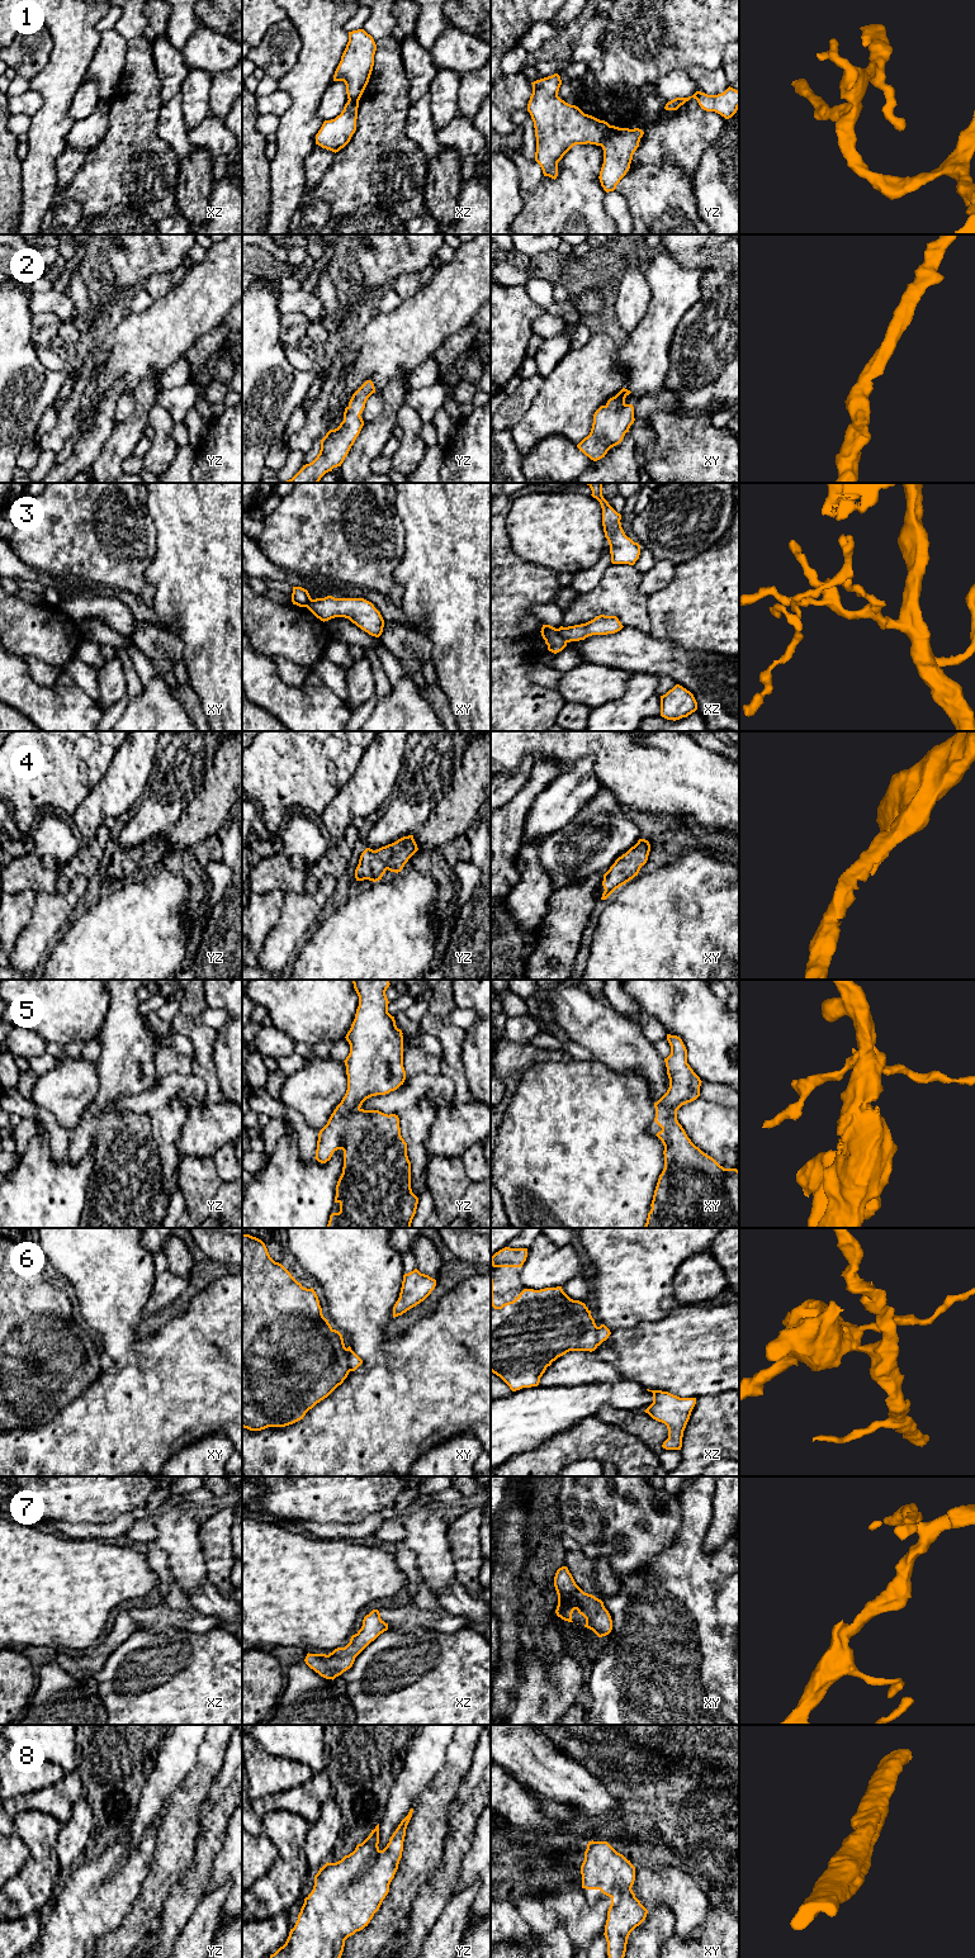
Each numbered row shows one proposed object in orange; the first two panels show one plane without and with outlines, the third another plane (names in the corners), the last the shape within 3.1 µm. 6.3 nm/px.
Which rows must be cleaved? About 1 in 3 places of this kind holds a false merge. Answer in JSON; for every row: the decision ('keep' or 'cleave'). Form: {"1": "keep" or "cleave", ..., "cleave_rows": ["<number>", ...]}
{"1": "cleave", "2": "keep", "3": "cleave", "4": "keep", "5": "keep", "6": "cleave", "7": "keep", "8": "keep", "cleave_rows": ["1", "3", "6"]}

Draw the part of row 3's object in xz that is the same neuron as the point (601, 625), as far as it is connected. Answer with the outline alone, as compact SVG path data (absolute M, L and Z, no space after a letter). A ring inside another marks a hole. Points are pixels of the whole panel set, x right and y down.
M600 615L586 624L568 627L560 626L558 629L558 632L565 640L565 643L571 643L584 640L586 637L592 635L615 634L620 631L623 627L624 626L616 616Z

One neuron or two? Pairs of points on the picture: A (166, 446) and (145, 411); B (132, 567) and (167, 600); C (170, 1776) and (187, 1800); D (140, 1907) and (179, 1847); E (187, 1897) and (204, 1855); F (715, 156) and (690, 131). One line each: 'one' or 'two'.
A: two
B: two
C: two
D: one
E: one
F: two

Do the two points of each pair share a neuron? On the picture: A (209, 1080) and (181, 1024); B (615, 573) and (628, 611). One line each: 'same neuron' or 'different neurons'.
A: same neuron
B: same neuron

